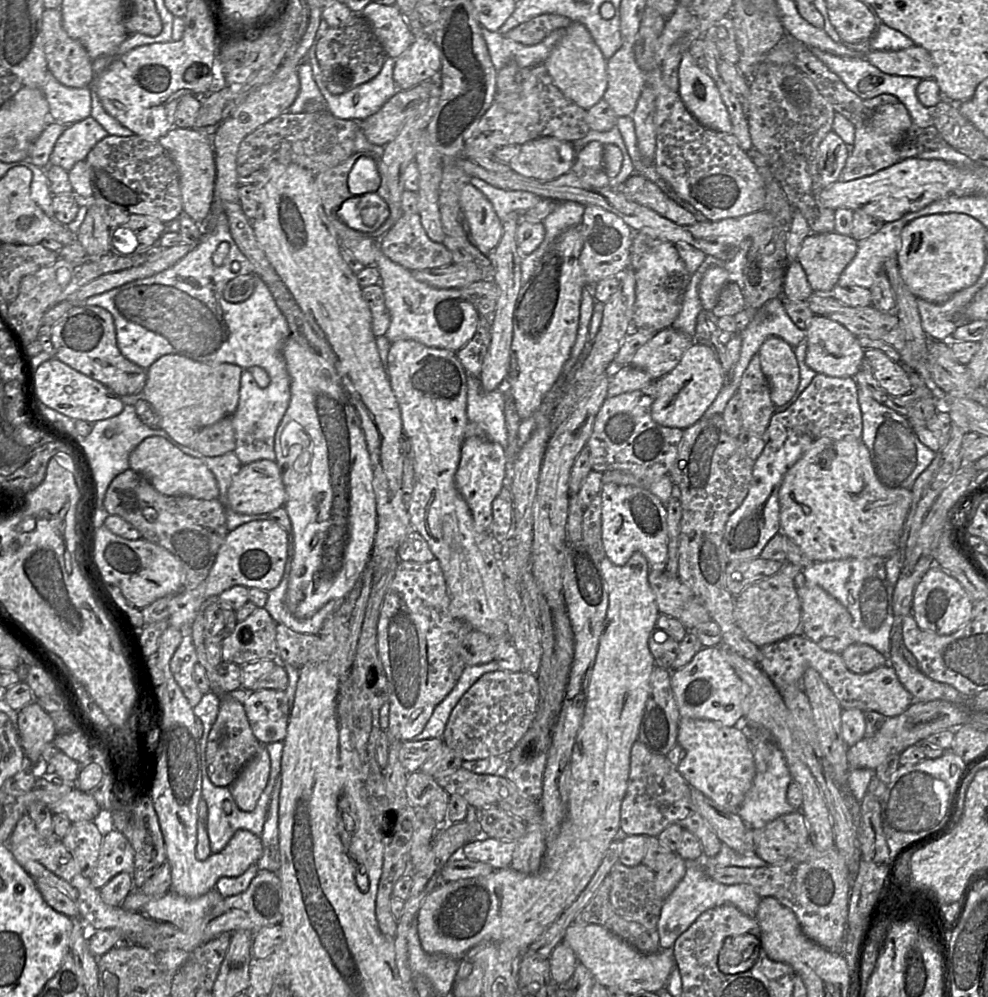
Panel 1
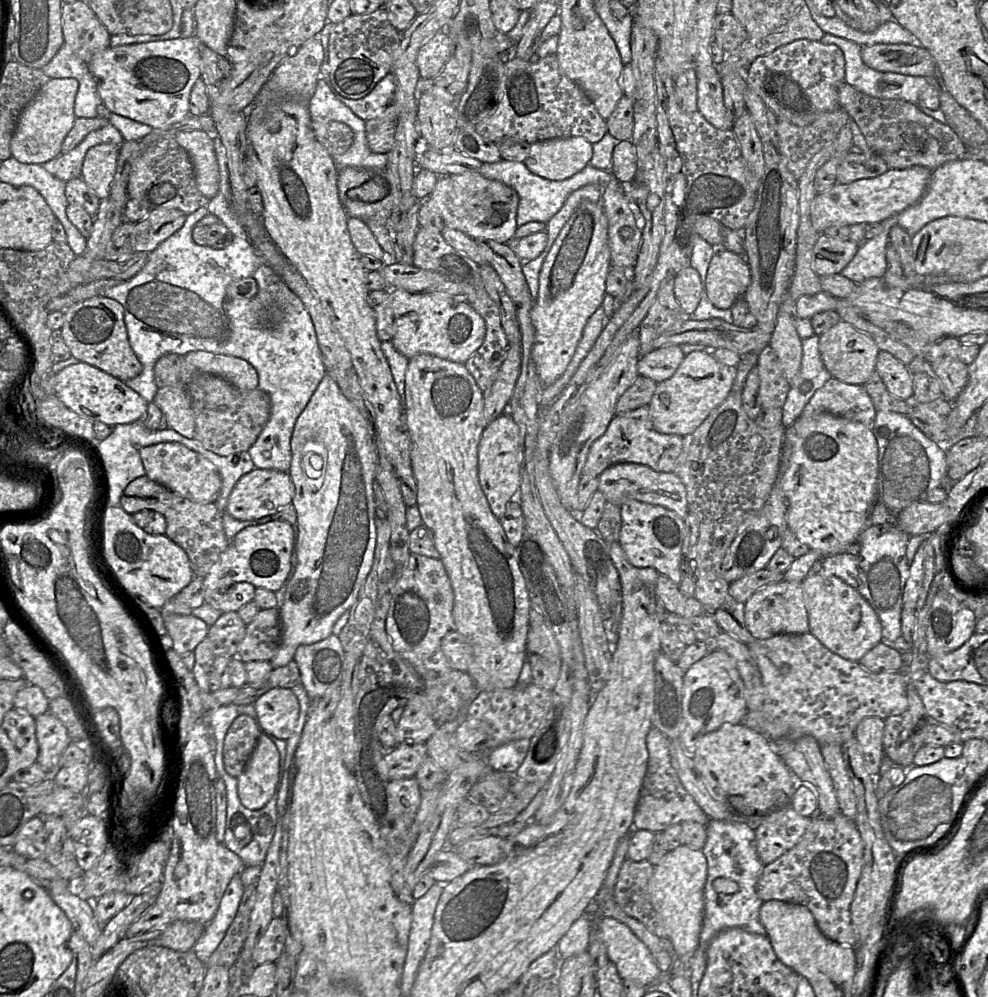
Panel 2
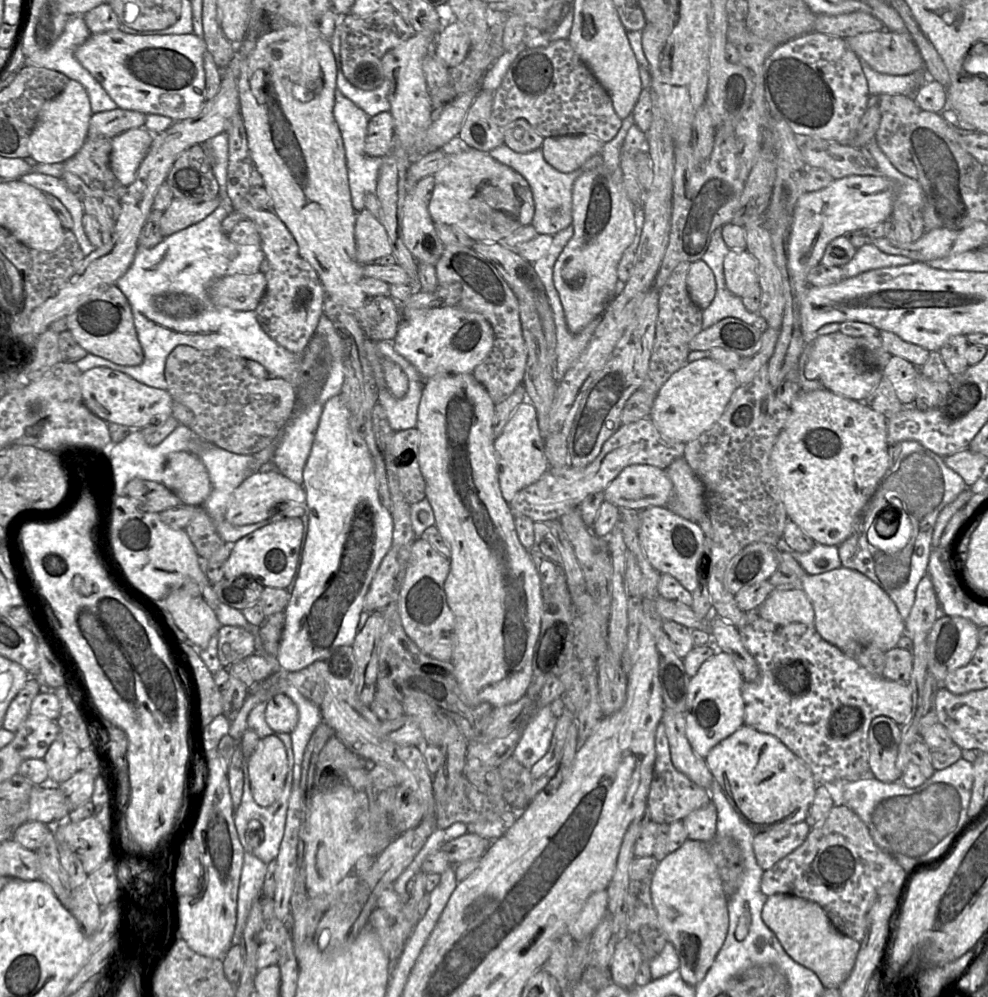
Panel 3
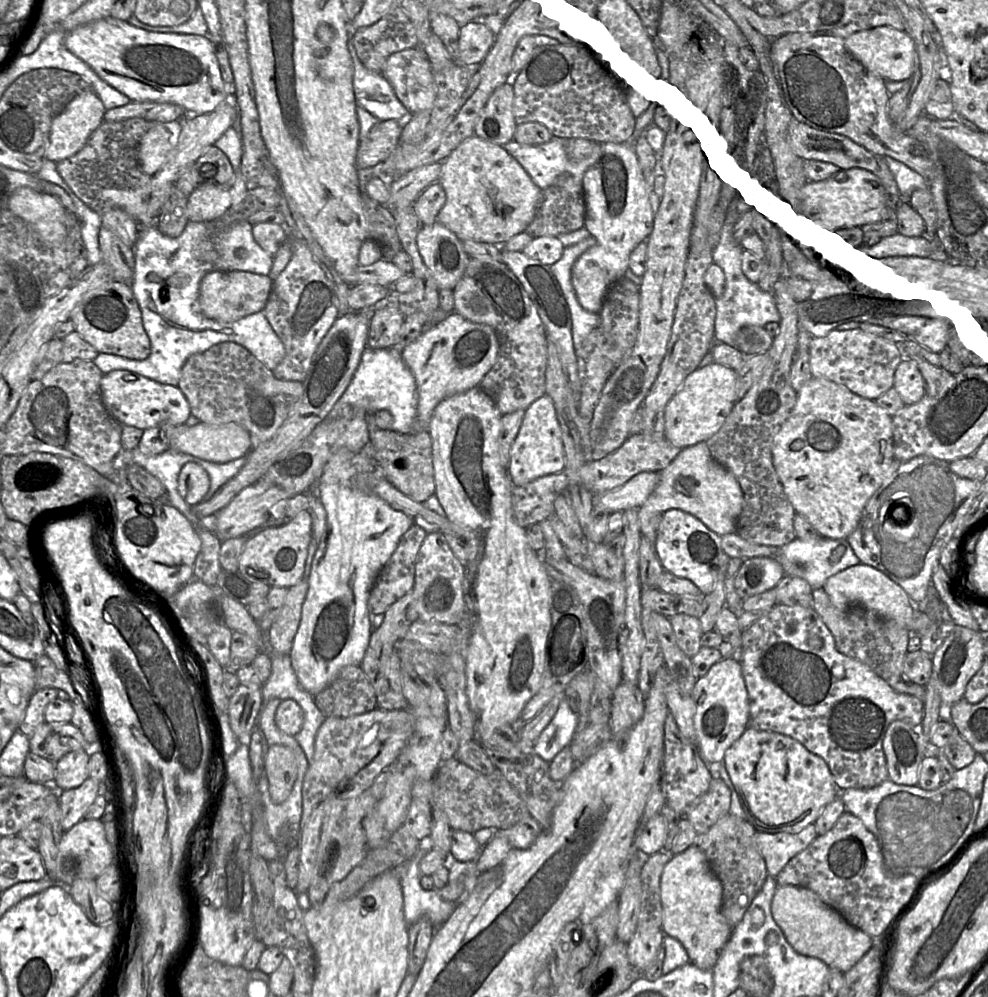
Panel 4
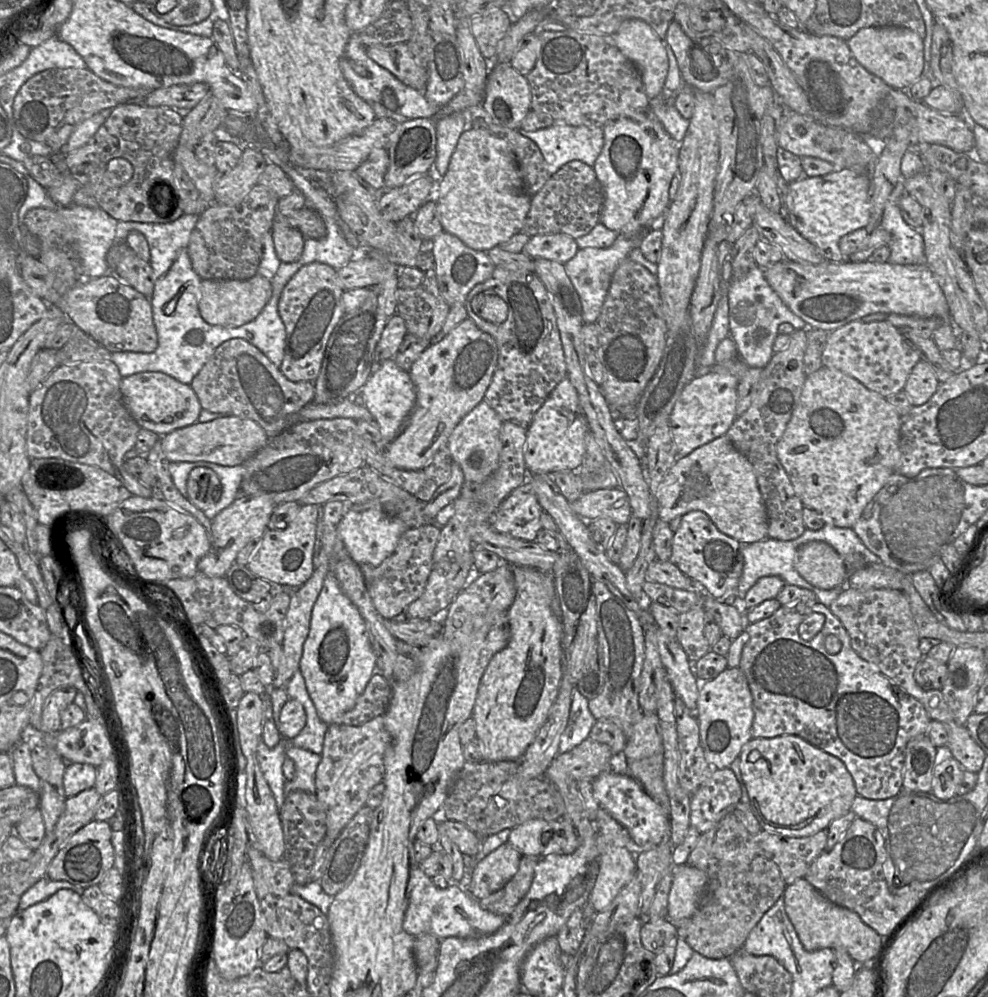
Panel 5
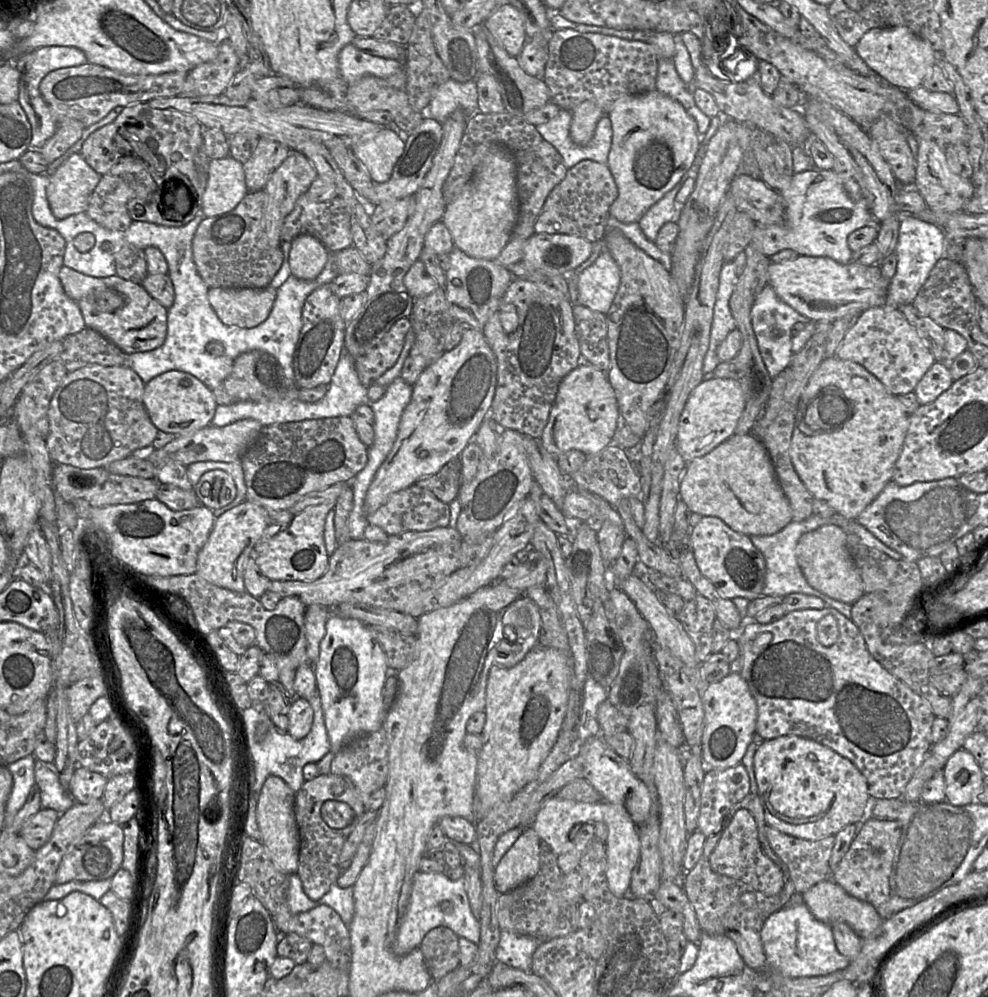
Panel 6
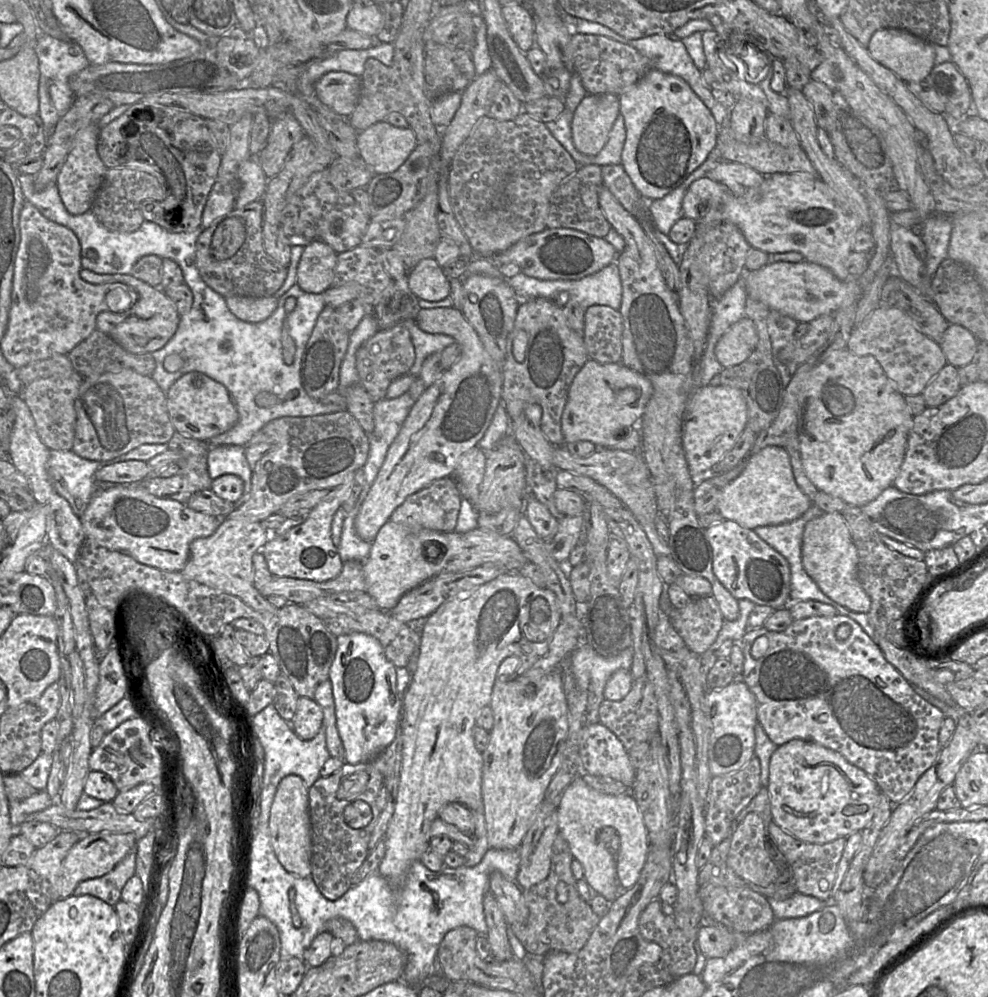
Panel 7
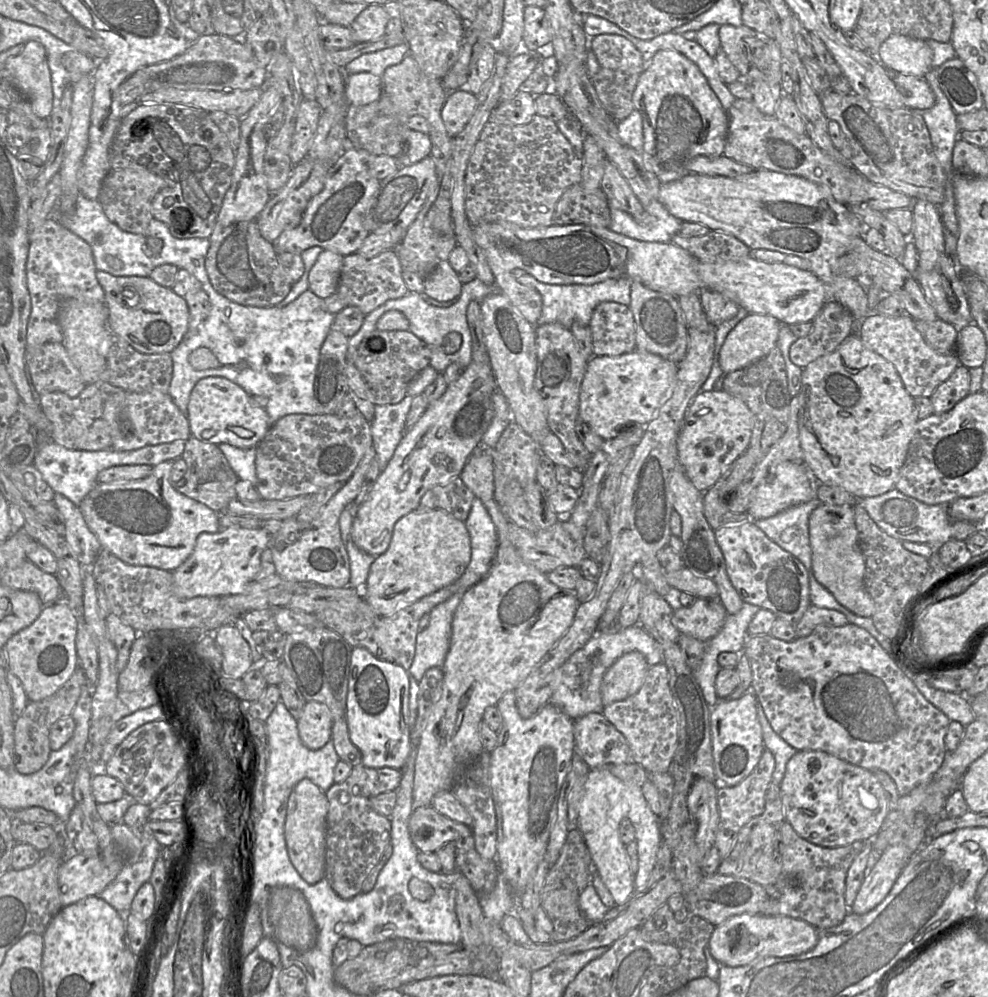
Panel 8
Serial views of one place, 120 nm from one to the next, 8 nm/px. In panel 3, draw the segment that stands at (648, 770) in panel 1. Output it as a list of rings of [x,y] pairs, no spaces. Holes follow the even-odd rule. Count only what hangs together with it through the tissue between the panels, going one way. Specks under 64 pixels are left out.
[[[662,721],[659,722],[655,733],[655,750],[656,759],[653,779],[646,801],[646,808],[648,809],[651,821],[658,824],[672,824],[676,821],[683,821],[691,812],[711,802],[710,791],[708,789],[697,785],[674,766],[671,759],[666,727]]]

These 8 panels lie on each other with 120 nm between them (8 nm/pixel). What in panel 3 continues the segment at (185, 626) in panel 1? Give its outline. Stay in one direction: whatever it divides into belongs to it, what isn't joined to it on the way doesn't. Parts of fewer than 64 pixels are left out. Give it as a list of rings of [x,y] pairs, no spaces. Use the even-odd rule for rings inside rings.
[[[301,517],[273,522],[253,531],[233,544],[223,578],[248,577],[264,587],[286,589],[295,574],[302,535]]]

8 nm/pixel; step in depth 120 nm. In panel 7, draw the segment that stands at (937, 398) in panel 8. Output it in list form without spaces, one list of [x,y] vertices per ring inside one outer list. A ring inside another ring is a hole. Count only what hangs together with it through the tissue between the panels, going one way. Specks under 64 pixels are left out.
[[[947,363],[928,383],[922,396],[927,407],[937,407],[953,398],[960,388],[958,368]]]

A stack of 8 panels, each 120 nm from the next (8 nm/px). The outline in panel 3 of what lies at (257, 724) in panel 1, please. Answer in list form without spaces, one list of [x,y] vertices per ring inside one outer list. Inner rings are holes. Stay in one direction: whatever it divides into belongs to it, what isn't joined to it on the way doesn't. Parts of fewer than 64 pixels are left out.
[[[277,693],[267,701],[265,720],[275,732],[290,735],[299,721],[298,707],[287,695]]]

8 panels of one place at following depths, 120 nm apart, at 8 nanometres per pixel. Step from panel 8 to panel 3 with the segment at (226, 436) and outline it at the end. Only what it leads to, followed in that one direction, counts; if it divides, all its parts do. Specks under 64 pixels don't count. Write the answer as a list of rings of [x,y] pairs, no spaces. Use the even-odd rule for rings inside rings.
[[[95,367],[83,372],[80,388],[86,407],[107,423],[142,429],[149,424],[159,424],[171,416],[174,399],[167,390],[147,386],[108,367]]]

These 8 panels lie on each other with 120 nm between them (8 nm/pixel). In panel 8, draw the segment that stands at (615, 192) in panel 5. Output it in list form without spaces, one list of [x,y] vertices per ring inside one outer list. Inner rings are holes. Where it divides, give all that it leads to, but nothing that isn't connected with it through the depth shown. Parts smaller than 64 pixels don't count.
[[[658,51],[640,74],[632,99],[643,120],[643,155],[661,184],[688,174],[686,164],[697,156],[723,154],[727,111],[698,66],[683,54]]]

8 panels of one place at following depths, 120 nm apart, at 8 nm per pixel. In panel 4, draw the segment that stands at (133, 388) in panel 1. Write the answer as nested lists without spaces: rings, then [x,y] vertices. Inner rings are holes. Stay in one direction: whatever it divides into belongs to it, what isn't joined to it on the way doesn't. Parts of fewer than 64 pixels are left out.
[[[113,280],[87,293],[75,307],[70,320],[75,325],[74,330],[99,353],[114,354],[134,360],[144,360],[151,353],[151,342],[143,327],[140,306],[130,286],[123,282]]]

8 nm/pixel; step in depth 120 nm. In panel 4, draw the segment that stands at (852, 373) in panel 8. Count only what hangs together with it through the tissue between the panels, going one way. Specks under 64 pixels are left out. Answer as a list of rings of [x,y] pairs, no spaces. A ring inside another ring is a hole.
[[[812,377],[798,392],[794,409],[776,434],[772,456],[796,514],[805,517],[822,537],[847,539],[856,529],[867,501],[891,476],[894,461],[892,416],[874,400],[863,398],[828,379]]]

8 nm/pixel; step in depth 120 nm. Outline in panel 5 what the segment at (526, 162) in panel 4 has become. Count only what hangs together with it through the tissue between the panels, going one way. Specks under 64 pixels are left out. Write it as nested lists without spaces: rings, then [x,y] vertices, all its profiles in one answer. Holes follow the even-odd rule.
[[[554,123],[548,128],[522,133],[539,147],[545,161],[546,170],[550,175],[553,175],[563,165],[571,161],[579,160],[593,166],[604,146],[604,127]]]

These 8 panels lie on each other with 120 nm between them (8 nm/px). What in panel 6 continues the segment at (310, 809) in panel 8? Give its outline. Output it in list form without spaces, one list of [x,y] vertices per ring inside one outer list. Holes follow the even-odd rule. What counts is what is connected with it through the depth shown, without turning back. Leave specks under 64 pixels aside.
[[[269,776],[261,788],[256,807],[261,843],[274,865],[287,875],[296,874],[299,862],[300,839],[294,812],[295,793],[282,778]]]

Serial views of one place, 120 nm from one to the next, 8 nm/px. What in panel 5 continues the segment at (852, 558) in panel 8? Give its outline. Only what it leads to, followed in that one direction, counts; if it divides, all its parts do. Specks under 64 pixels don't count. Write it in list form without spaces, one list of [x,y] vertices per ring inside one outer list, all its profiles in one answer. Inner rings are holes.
[[[821,541],[806,543],[798,549],[796,570],[807,582],[825,590],[845,587],[847,580],[844,560],[832,546]]]

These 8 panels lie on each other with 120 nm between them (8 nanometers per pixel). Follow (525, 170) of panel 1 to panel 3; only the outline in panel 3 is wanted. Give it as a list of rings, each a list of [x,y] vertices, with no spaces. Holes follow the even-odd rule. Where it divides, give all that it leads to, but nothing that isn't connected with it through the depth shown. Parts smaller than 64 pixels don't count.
[[[575,135],[545,138],[540,150],[553,168],[562,173],[570,173],[601,153],[602,148],[603,143],[593,136]]]

